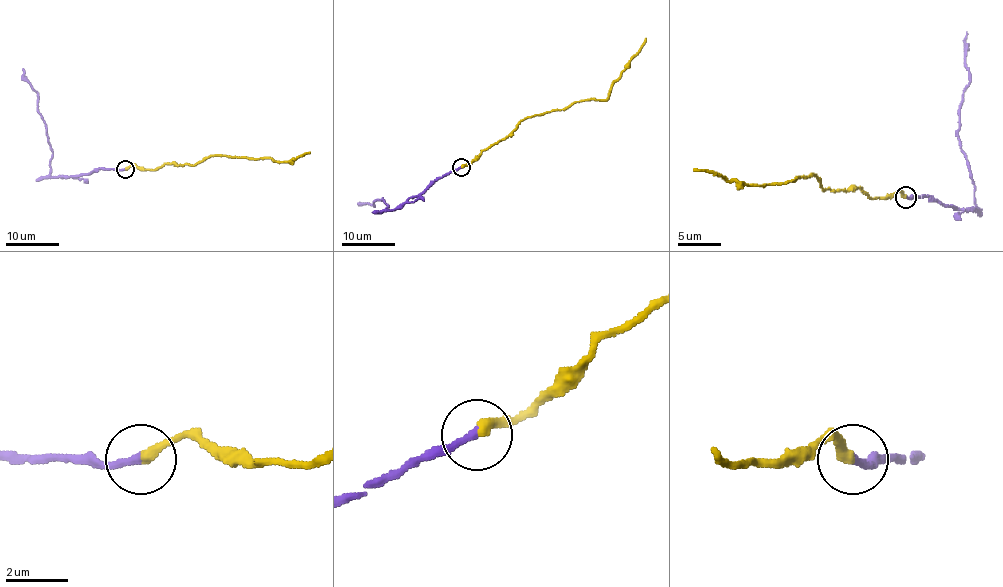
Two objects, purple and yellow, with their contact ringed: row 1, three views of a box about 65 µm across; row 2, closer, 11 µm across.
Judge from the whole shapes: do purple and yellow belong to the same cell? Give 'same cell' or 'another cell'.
another cell

